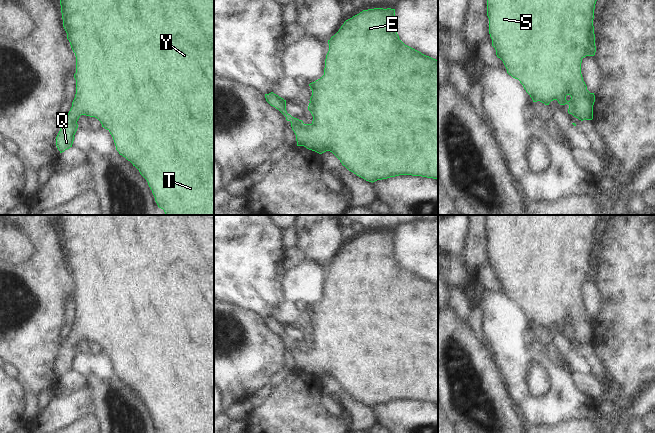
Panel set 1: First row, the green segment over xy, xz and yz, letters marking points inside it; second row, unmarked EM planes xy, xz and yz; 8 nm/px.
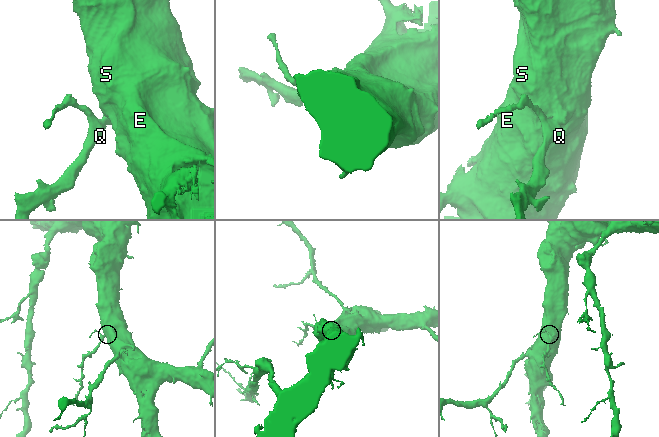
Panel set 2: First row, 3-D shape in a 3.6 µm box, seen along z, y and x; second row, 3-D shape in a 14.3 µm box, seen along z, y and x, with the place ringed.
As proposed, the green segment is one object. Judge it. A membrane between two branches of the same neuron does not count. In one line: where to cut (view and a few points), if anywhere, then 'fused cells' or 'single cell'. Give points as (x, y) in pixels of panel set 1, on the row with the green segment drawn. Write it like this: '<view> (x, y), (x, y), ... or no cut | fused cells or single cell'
no cut | single cell

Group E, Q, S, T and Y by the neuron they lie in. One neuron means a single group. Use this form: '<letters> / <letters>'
E Q S T Y

